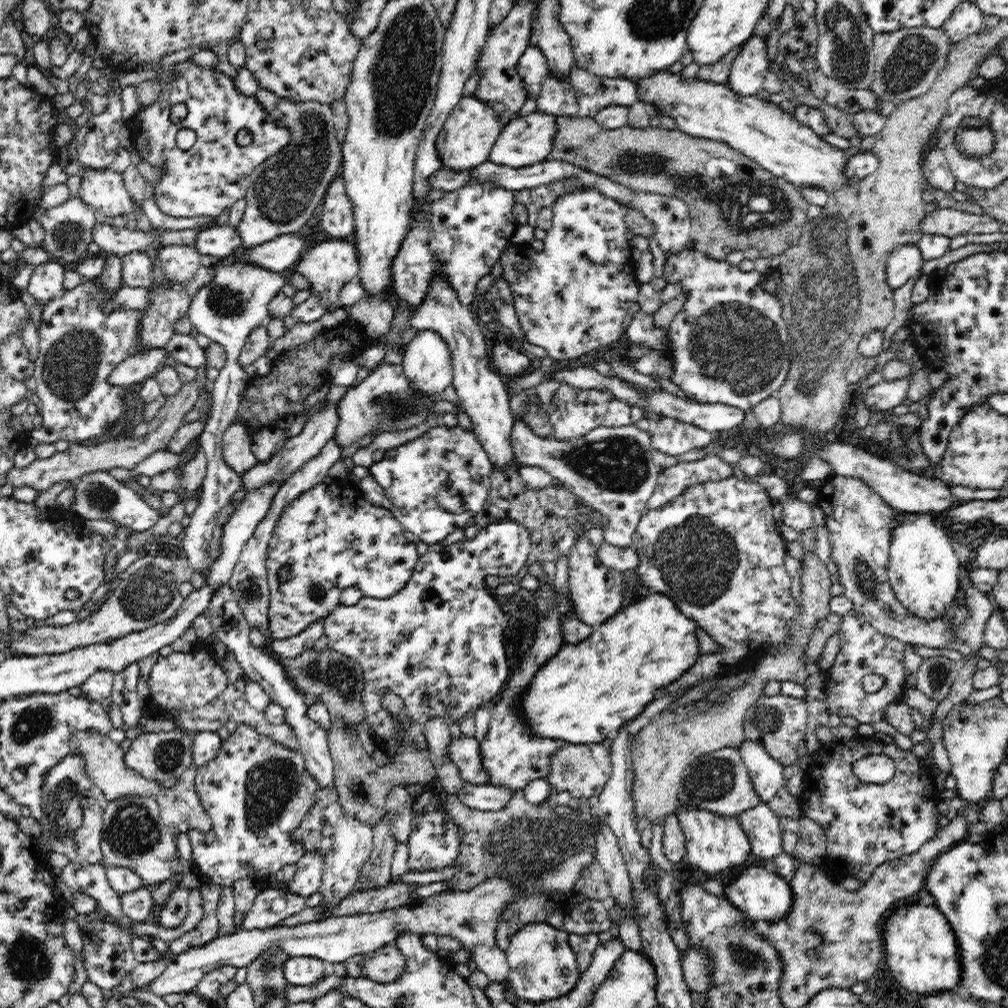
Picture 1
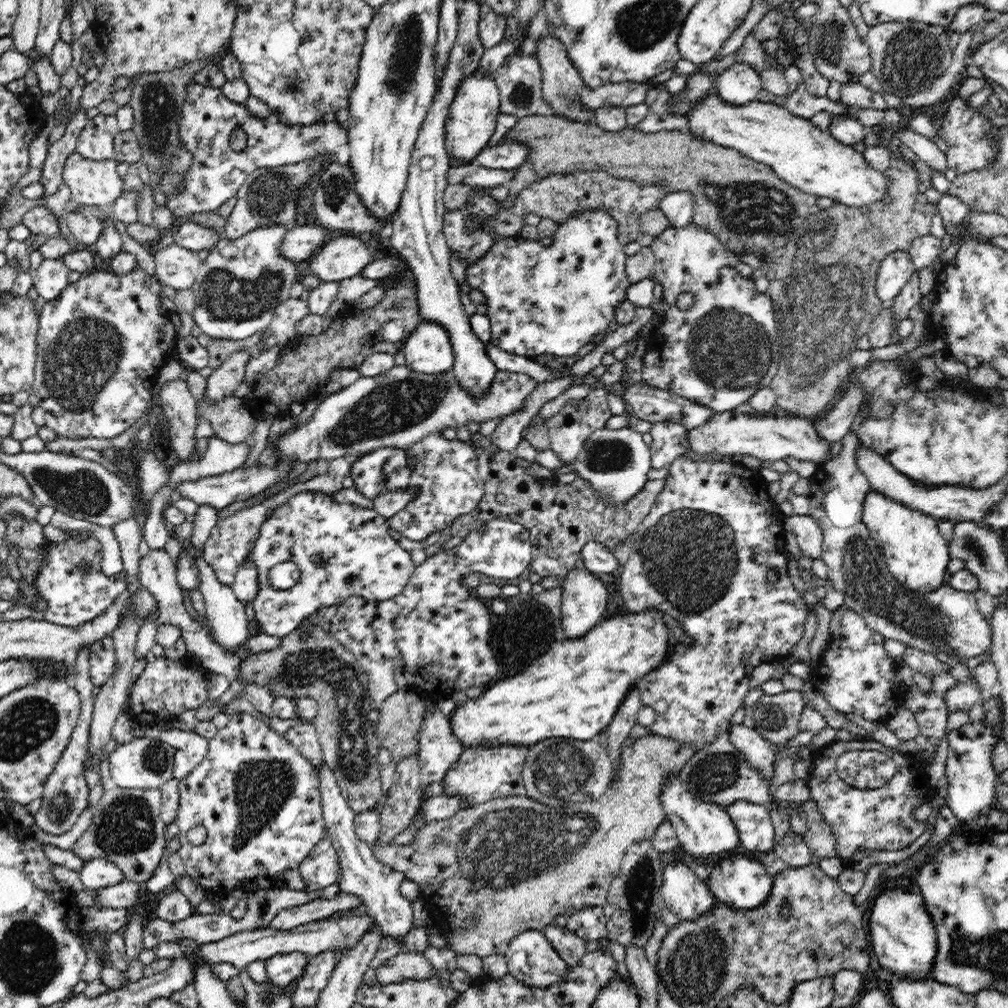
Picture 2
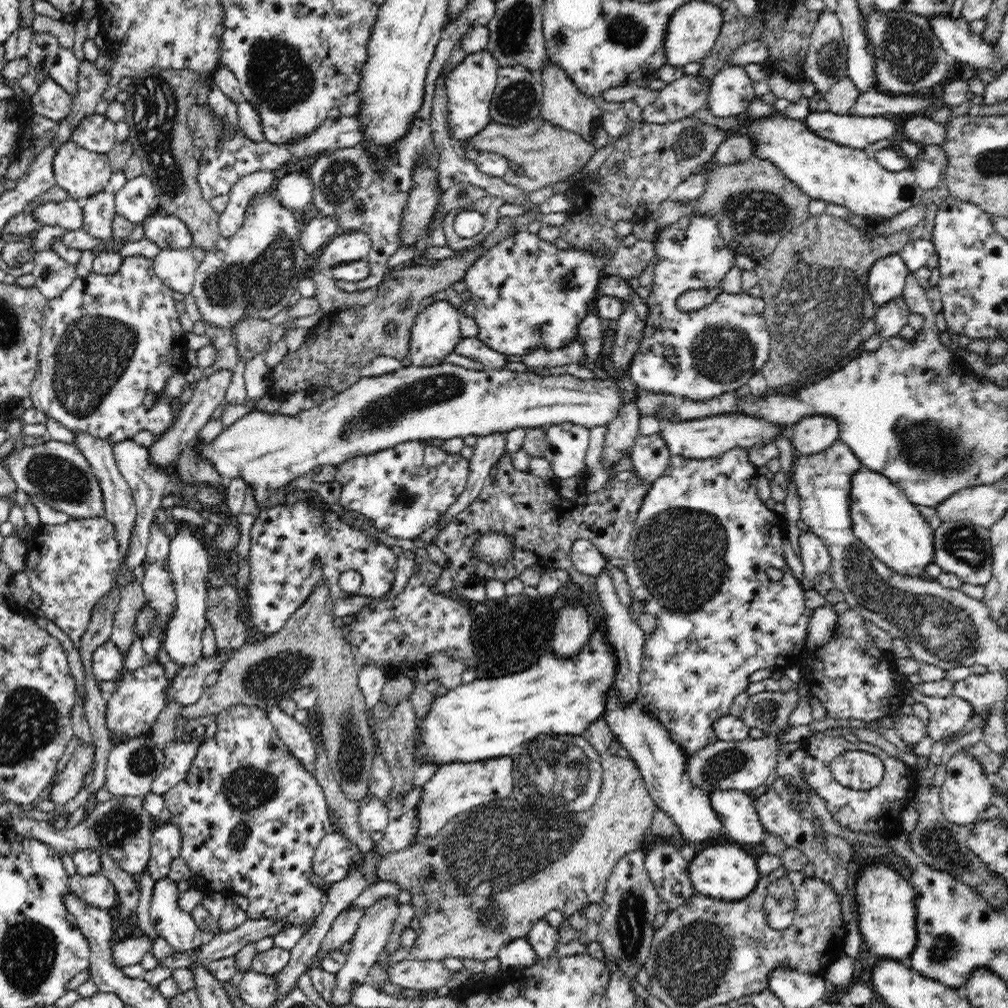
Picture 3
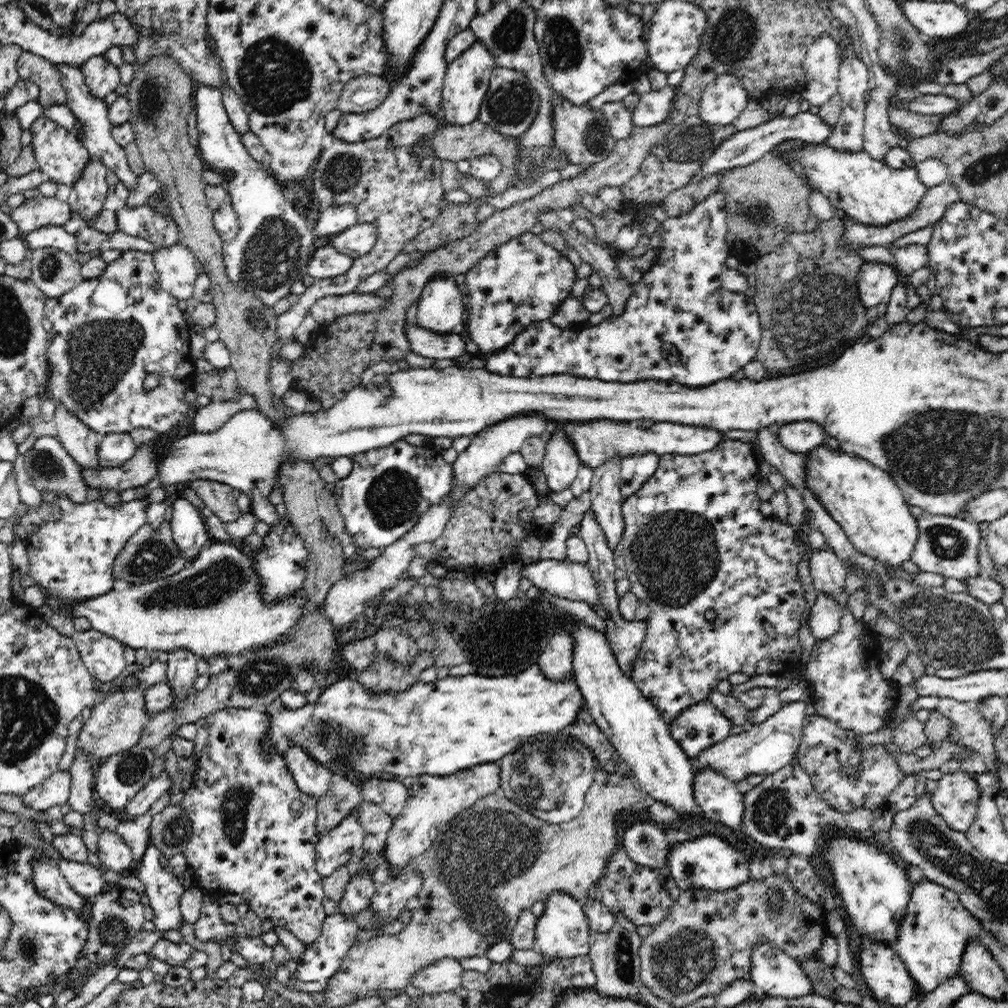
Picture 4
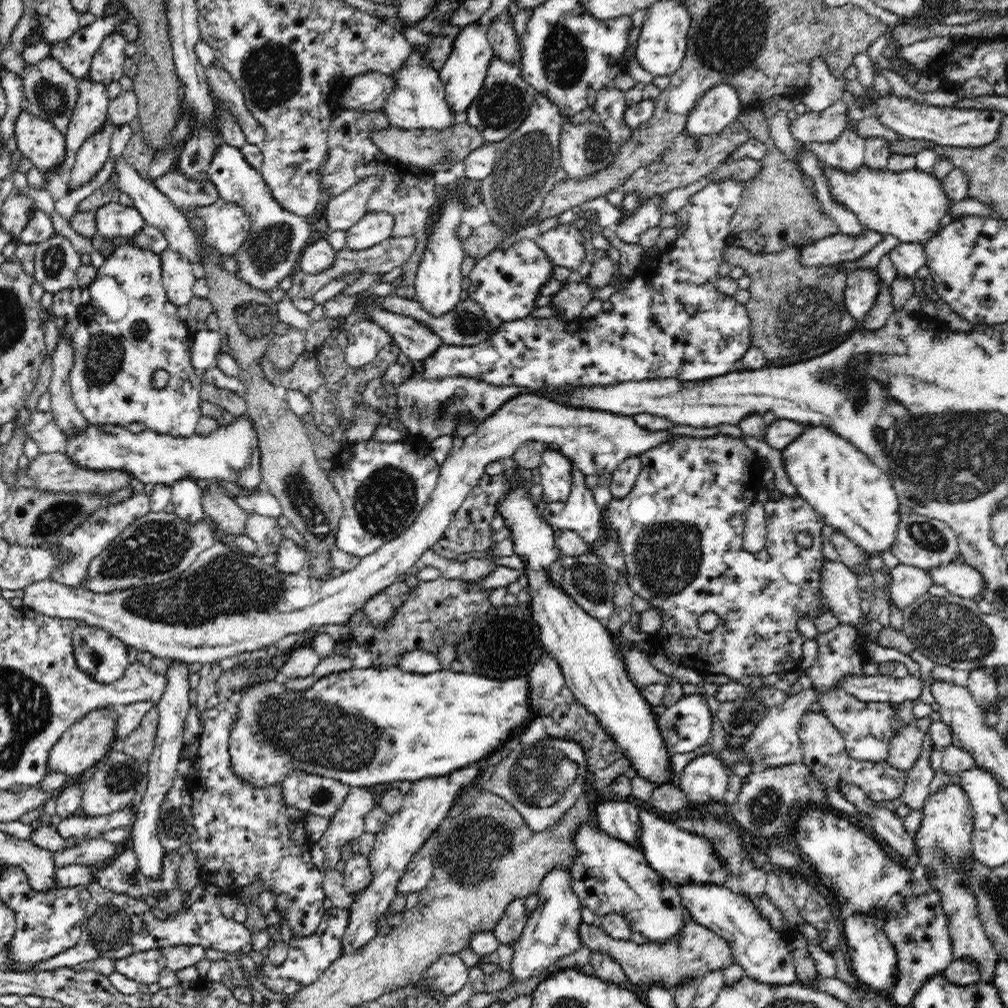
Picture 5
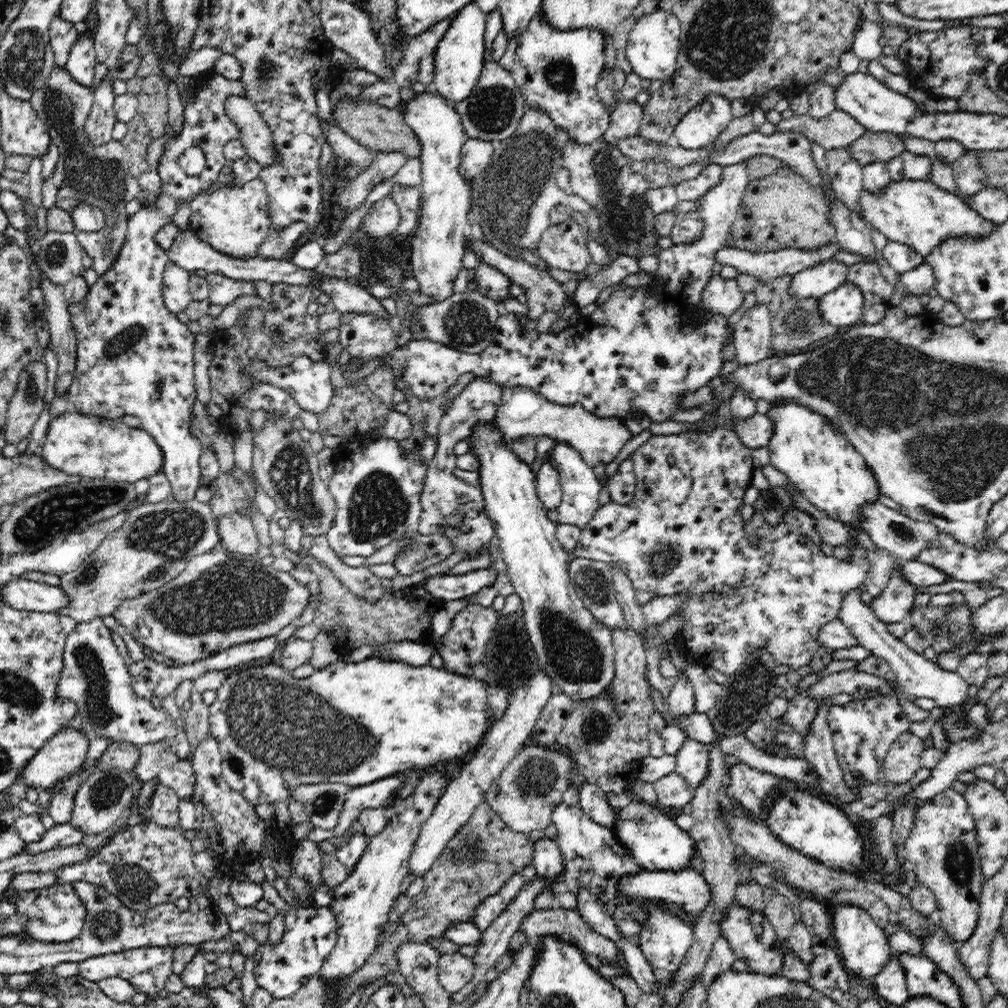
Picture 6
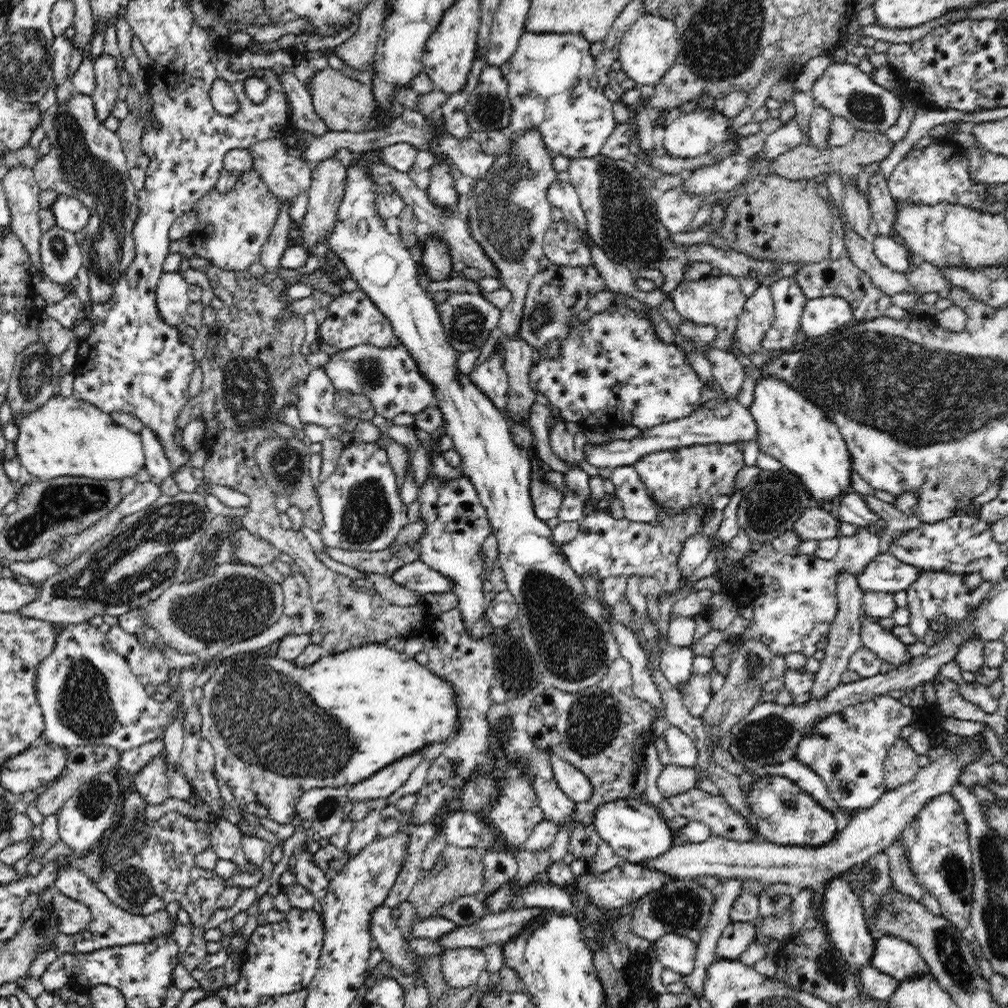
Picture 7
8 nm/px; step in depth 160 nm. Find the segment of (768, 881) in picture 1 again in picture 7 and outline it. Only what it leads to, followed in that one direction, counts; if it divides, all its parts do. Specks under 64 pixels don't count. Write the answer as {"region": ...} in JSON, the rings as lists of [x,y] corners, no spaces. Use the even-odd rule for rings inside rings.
{"region":[[[630,796],[614,802],[606,802],[596,808],[594,820],[591,823],[599,837],[623,858],[631,864],[640,864],[654,858],[672,846],[671,829],[666,825],[661,812],[642,797]]]}

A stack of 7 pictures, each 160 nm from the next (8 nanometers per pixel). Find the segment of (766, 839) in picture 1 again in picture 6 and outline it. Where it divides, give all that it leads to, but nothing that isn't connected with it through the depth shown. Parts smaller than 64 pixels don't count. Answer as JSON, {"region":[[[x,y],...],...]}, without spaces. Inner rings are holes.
{"region":[[[687,738],[674,754],[675,771],[692,786],[698,786],[708,772],[708,749],[705,744]]]}

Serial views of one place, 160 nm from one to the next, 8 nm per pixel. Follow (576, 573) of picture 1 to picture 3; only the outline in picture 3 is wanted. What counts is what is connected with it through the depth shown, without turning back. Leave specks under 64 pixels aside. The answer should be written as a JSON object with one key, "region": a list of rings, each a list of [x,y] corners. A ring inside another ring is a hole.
{"region":[[[566,606],[560,610],[555,622],[550,654],[559,660],[578,656],[590,640],[592,628],[588,625],[588,612],[582,606]]]}

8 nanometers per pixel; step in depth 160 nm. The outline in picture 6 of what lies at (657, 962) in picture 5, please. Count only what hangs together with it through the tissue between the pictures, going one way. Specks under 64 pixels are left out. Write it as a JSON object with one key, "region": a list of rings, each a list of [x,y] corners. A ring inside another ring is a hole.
{"region":[[[557,905],[545,909],[535,908],[522,918],[522,922],[520,922],[520,926],[518,926],[518,931],[523,932],[530,943],[536,941],[536,938],[540,936],[555,934],[562,938],[562,940],[572,942],[573,945],[580,948],[585,955],[596,954],[596,956],[599,956],[599,958],[606,963],[620,964],[621,958],[618,956],[618,947],[614,945],[614,942],[594,932],[574,909],[563,908]]]}

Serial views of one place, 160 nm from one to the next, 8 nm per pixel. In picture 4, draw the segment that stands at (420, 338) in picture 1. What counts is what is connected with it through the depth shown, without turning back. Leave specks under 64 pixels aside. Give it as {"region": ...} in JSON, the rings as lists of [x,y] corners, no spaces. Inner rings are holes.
{"region":[[[438,274],[426,282],[417,300],[417,324],[432,332],[458,332],[464,318],[462,293],[450,274]]]}

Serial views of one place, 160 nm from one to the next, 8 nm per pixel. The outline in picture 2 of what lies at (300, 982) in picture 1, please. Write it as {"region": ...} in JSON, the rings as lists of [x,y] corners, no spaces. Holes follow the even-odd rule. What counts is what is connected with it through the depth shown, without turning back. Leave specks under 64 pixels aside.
{"region":[[[288,952],[288,954],[274,954],[265,962],[267,980],[276,986],[286,986],[292,980],[297,980],[304,972],[304,966],[309,956],[301,952]]]}

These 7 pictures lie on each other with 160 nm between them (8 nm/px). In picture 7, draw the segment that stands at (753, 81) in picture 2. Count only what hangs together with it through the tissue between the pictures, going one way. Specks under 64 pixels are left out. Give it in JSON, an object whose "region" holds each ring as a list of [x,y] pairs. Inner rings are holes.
{"region":[[[694,110],[665,126],[663,150],[673,158],[700,158],[727,138],[729,119],[717,110]]]}

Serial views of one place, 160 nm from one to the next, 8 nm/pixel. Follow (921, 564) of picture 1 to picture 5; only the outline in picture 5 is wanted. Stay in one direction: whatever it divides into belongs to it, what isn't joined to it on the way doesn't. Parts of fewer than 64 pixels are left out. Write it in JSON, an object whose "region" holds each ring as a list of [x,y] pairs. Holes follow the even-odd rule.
{"region":[[[806,424],[804,430],[780,451],[782,466],[790,482],[796,488],[798,496],[811,504],[826,524],[842,531],[867,554],[873,555],[882,550],[889,550],[896,540],[896,526],[900,522],[900,512],[896,491],[884,470],[878,468],[851,442],[821,424]]]}

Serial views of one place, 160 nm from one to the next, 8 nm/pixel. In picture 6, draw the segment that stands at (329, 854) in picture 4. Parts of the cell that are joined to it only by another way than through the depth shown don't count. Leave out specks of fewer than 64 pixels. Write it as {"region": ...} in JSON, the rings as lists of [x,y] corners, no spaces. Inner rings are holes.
{"region":[[[407,771],[392,774],[388,778],[382,778],[370,784],[359,787],[351,787],[346,793],[342,812],[340,813],[337,825],[332,830],[324,832],[321,828],[310,828],[310,832],[306,834],[308,840],[322,842],[329,838],[342,836],[350,828],[350,824],[357,820],[358,814],[364,808],[380,808],[388,806],[386,802],[390,800],[390,796],[405,786],[407,781]]]}

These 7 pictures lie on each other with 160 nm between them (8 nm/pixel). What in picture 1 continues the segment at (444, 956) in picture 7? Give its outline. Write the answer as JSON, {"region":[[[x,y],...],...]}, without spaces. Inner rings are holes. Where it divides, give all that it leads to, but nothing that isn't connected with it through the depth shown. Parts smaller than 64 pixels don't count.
{"region":[[[390,943],[366,956],[360,973],[374,982],[392,982],[401,977],[406,965],[406,957]]]}

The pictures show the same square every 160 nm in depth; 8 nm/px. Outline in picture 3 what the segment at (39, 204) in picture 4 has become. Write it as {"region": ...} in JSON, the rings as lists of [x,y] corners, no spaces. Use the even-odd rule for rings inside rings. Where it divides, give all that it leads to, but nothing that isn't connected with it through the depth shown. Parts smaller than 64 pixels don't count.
{"region":[[[77,199],[39,204],[30,215],[42,226],[60,226],[68,231],[82,227],[82,207]]]}

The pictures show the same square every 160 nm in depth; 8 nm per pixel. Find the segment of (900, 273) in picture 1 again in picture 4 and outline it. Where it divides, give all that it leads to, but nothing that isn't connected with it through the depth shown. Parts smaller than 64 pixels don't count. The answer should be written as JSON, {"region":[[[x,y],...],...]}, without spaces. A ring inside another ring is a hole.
{"region":[[[865,261],[860,265],[856,278],[856,287],[858,287],[858,301],[867,308],[876,308],[880,302],[888,301],[892,288],[898,284],[894,268],[888,264]]]}

